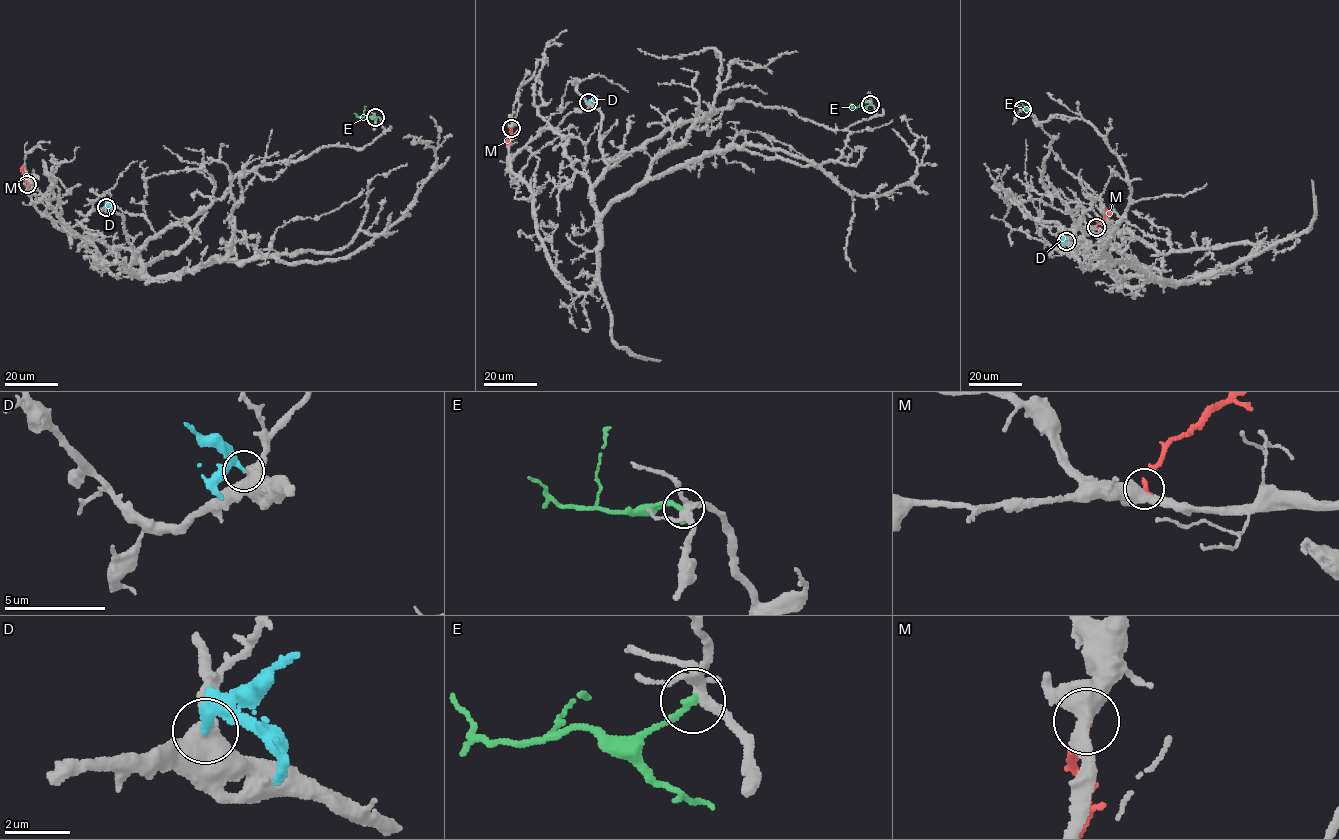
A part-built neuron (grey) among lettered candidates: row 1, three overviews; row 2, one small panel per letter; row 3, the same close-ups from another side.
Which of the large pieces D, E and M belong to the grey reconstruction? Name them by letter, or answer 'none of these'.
none of these

